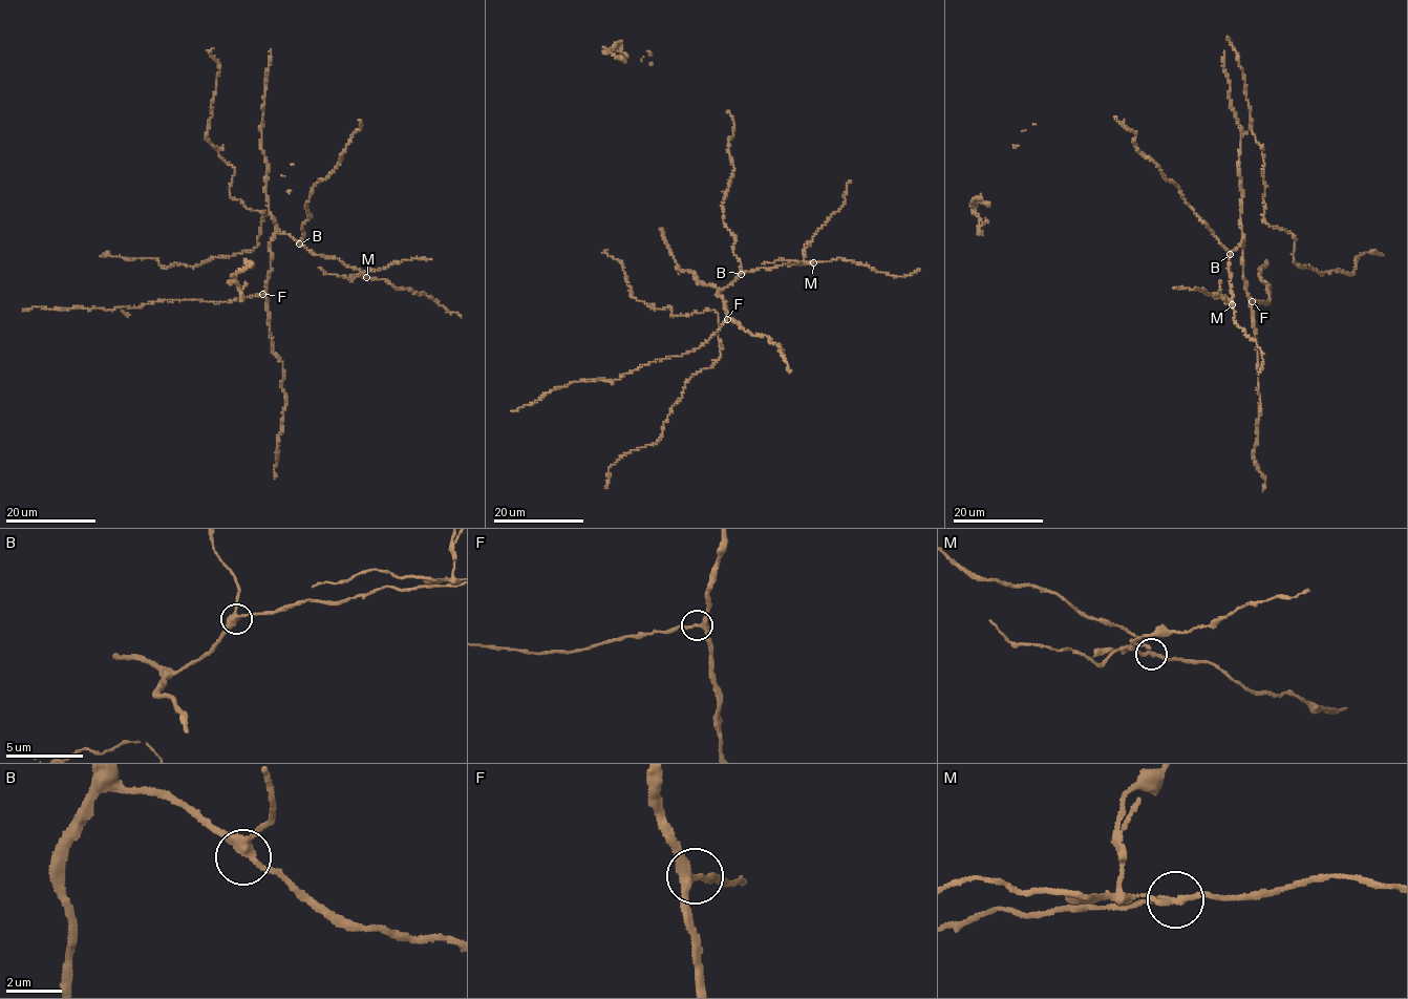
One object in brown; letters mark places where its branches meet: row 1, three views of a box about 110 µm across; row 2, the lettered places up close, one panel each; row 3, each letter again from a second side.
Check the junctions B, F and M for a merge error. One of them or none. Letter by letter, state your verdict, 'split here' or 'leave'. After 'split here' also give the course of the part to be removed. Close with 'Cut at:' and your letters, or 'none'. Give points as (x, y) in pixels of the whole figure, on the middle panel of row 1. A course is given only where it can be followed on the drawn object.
B: leave
F: leave
M: split here; course (813, 262), (805, 261), (804, 248), (841, 207), (850, 181)
Cut at: M

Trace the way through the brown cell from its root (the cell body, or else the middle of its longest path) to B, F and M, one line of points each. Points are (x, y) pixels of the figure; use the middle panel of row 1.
B: (726, 228), (734, 237), (732, 249), (740, 260), (741, 274)
F: (726, 228), (734, 237), (732, 249), (741, 269), (736, 280), (718, 292), (726, 301), (727, 319)
M: (726, 228), (734, 237), (732, 249), (741, 272), (813, 262)

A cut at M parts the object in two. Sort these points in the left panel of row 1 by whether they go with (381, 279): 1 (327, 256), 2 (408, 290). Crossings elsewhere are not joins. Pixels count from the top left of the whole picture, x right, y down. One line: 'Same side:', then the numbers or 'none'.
Same side: 1, 2

